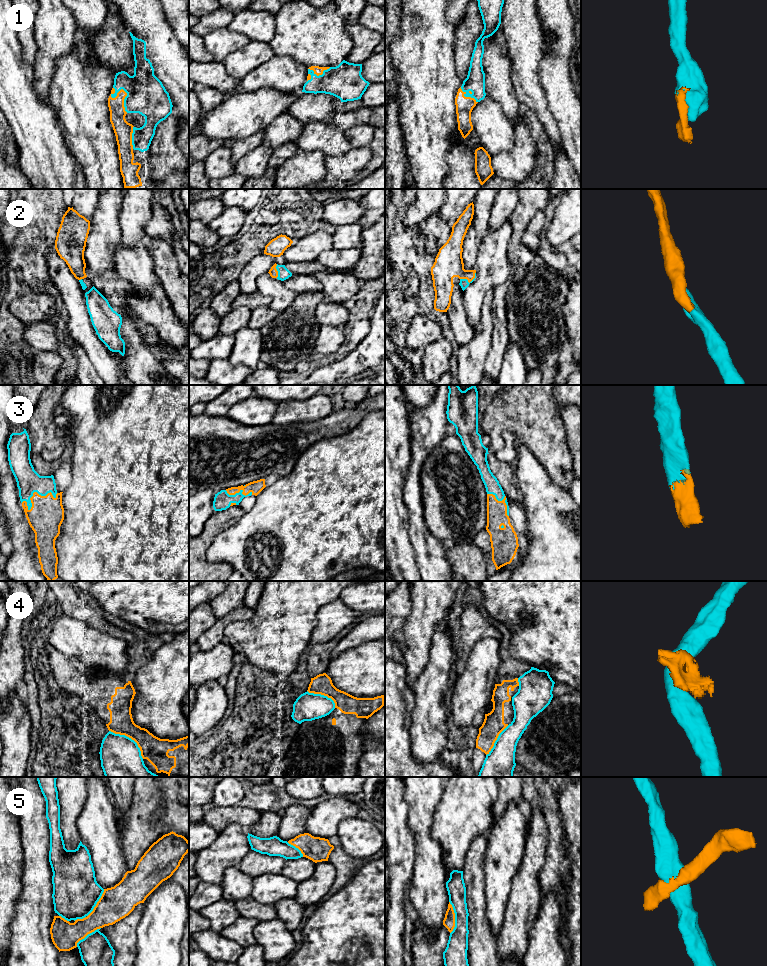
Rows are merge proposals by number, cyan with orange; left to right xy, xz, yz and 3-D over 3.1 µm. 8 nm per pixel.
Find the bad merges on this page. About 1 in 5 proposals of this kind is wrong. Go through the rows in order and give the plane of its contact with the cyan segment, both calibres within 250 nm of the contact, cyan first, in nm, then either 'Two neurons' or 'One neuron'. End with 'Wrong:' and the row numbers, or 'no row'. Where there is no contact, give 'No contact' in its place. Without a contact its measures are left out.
1: Touches cyan in xy. Thickness 320 nm (cyan) against 130 nm. One neuron
2: Touches cyan in yz. Thickness 70 nm (cyan) against 220 nm. One neuron
3: Touches cyan in xy. Thickness 190 nm (cyan) against 280 nm. One neuron
4: Touches cyan in xy. Thickness 340 nm (cyan) against 200 nm. Two neurons
5: Touches cyan in yz. Thickness 170 nm (cyan) against 100 nm. Two neurons
Wrong: 4, 5

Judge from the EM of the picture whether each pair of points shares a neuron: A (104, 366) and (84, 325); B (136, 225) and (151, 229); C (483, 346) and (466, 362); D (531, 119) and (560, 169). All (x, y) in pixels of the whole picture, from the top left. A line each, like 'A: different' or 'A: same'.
A: same
B: different
C: same
D: different

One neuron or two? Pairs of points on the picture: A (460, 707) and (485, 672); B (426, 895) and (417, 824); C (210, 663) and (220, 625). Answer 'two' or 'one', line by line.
A: one
B: one
C: one

